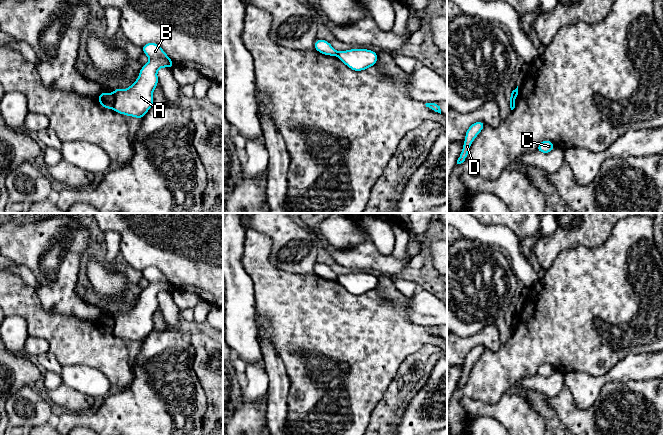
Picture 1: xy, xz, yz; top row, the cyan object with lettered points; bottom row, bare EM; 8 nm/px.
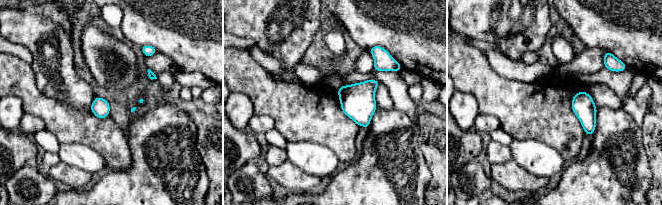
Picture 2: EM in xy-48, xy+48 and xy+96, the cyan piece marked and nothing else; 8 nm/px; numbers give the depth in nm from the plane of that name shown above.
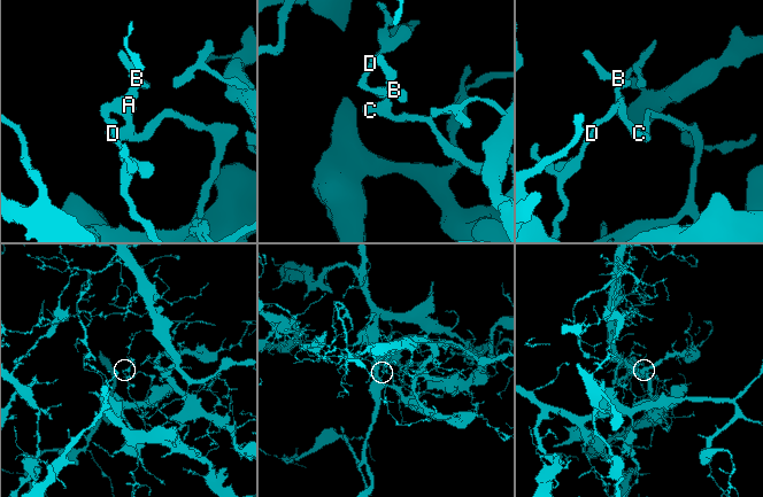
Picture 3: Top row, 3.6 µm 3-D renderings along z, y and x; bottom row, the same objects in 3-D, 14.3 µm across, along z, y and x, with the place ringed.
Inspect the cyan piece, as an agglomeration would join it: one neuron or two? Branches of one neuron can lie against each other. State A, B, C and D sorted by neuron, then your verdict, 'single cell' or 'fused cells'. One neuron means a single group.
A B C / D | fused cells

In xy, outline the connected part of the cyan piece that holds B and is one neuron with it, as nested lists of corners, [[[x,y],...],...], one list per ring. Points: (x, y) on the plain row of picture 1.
[[[150,266],[142,271],[149,286],[140,293],[137,304],[125,314],[117,311],[113,315],[113,334],[119,338],[142,343],[154,329],[153,314],[158,310],[157,294],[172,292],[174,286],[156,267]]]

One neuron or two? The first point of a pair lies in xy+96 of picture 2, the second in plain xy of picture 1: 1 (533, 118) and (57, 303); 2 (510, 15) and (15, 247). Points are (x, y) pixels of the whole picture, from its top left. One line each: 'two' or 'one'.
1: two
2: one

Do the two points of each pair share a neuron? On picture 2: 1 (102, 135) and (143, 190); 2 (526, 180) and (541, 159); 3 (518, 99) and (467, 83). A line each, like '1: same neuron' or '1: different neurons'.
1: different neurons
2: different neurons
3: same neuron

